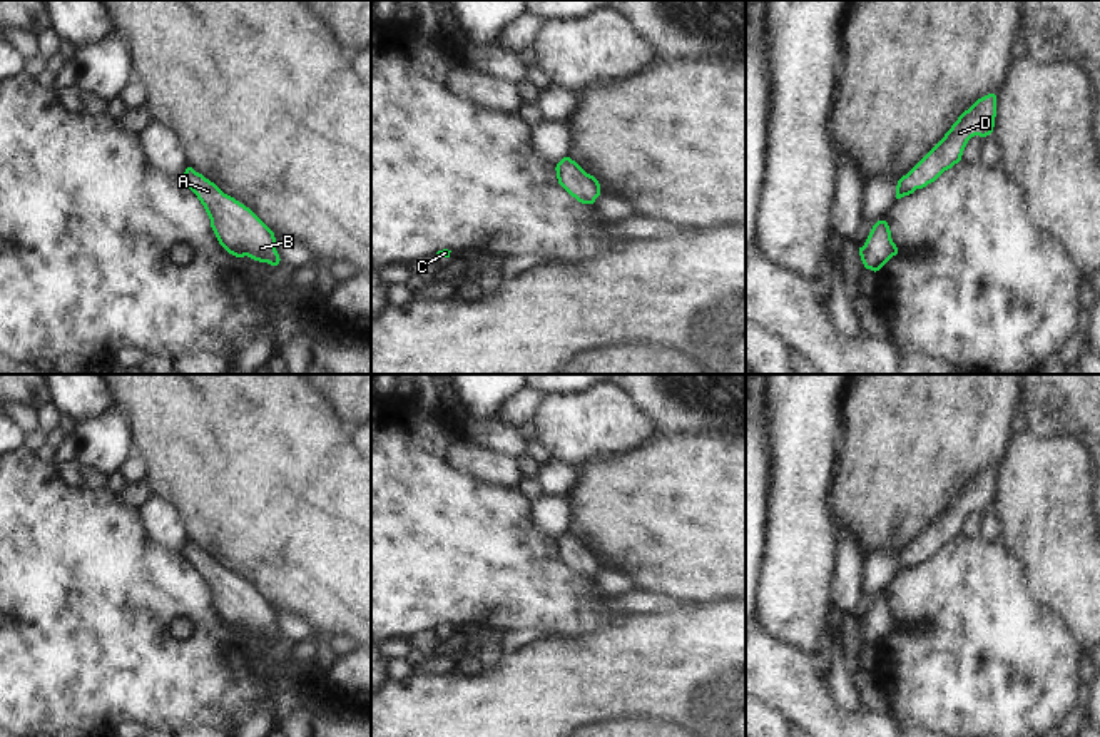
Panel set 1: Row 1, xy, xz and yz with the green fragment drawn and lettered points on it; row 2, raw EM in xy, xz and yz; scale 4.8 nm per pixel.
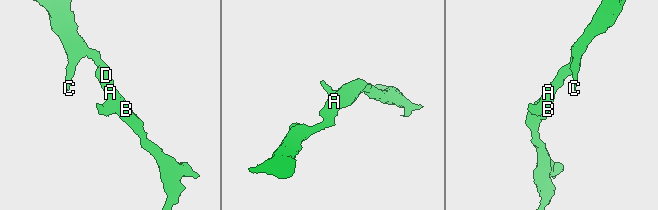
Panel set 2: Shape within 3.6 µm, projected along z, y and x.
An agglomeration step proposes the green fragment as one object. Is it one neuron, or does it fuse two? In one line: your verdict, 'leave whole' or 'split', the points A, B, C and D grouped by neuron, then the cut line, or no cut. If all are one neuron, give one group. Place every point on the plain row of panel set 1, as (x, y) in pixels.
leave whole; A B C D; no cut

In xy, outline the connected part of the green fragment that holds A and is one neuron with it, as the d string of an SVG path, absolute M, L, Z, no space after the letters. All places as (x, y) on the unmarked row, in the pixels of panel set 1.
M187 541L182 553L204 580L219 618L236 632L279 638L274 607L244 578Z

